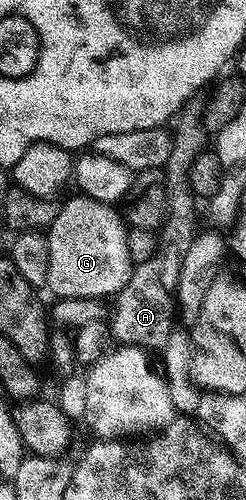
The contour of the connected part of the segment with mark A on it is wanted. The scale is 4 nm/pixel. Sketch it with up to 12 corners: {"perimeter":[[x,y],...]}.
{"perimeter":[[203,103],[173,120],[157,253],[114,296],[119,345],[162,348],[197,234],[189,169],[209,147]]}

